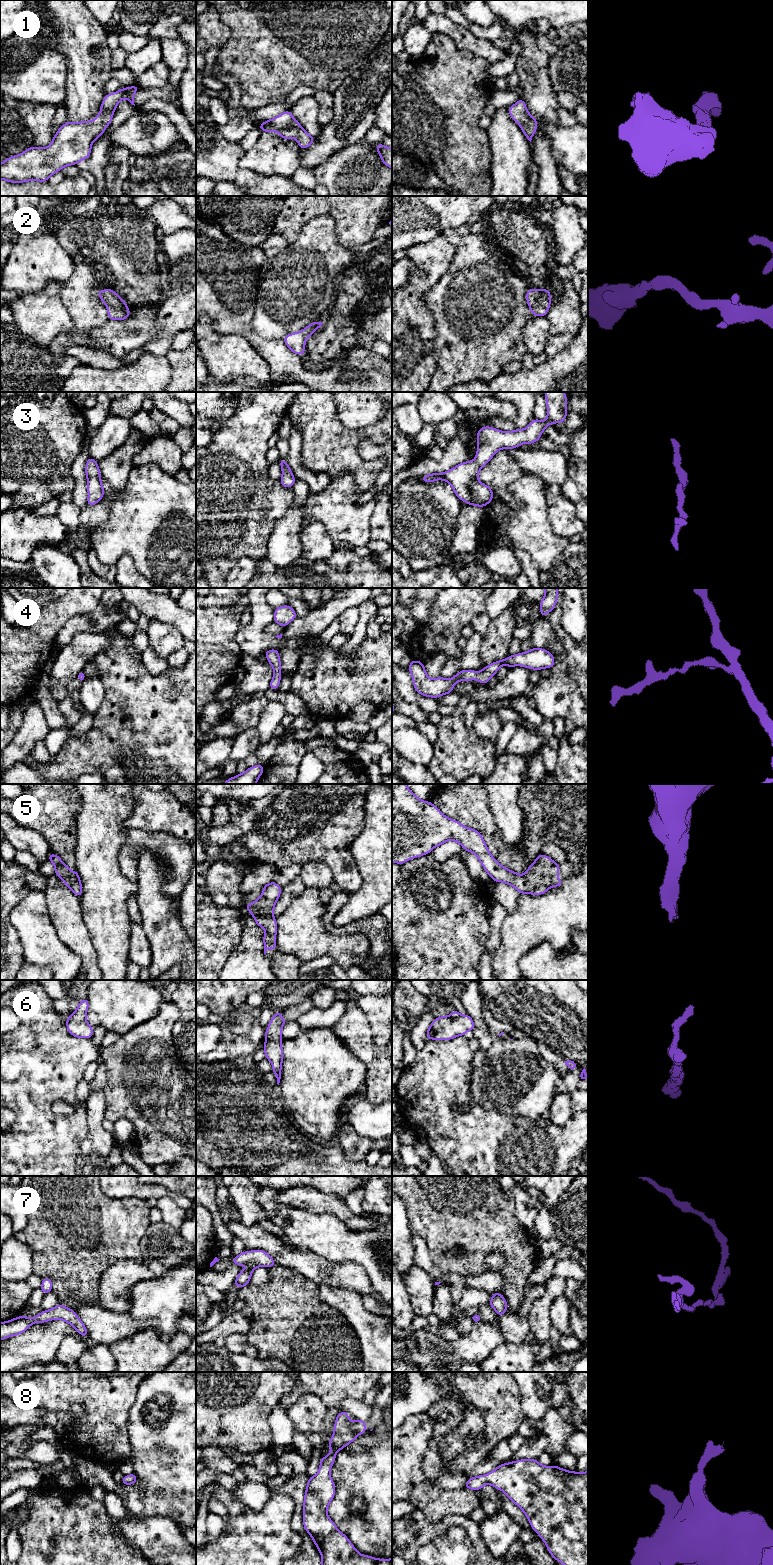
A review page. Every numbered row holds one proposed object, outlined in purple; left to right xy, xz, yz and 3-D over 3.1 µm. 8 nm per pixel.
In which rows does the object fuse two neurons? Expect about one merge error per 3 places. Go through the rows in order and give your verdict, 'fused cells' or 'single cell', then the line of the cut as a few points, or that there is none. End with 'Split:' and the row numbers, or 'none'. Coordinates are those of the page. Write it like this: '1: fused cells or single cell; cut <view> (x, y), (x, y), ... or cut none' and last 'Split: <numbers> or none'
1: single cell; cut none
2: single cell; cut none
3: single cell; cut none
4: single cell; cut none
5: single cell; cut none
6: single cell; cut none
7: single cell; cut none
8: single cell; cut none
Split: none

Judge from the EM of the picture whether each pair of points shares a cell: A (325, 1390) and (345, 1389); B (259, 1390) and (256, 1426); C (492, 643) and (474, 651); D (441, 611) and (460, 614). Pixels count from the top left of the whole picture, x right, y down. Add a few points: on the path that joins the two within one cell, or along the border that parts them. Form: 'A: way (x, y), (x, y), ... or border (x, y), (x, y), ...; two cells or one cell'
A: way (330, 1389), (340, 1389); one cell
B: way (256, 1399), (256, 1417); one cell
C: border (481, 636), (481, 663), (483, 666); two cells
D: way (446, 611), (455, 611); one cell

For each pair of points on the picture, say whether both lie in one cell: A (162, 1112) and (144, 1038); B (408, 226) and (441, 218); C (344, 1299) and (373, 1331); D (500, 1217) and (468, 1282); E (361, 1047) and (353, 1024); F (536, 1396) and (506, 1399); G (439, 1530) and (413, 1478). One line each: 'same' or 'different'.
A: same
B: same
C: same
D: different
E: same
F: different
G: different

